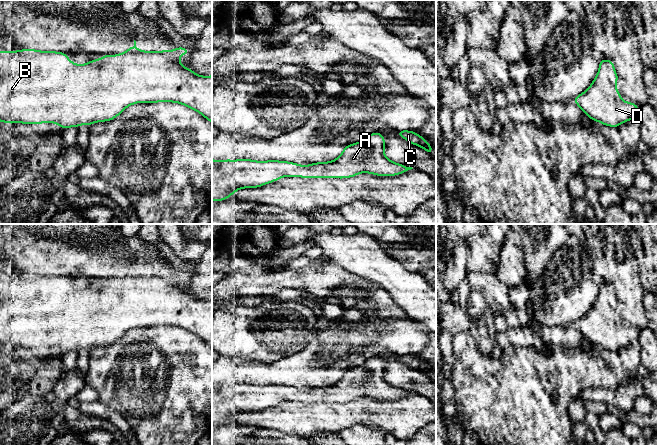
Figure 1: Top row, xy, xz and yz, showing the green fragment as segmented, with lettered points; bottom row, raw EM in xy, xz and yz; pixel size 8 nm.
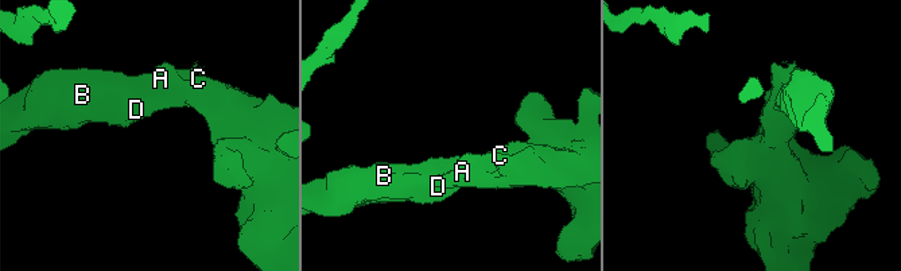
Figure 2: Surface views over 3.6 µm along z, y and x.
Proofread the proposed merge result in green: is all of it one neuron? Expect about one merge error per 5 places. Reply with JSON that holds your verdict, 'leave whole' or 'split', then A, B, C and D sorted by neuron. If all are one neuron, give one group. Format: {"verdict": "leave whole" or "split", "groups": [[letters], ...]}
{"verdict": "leave whole", "groups": [["A", "B", "C", "D"]]}

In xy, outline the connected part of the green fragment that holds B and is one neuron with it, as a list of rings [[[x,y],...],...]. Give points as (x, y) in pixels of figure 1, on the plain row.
[[[134,264],[134,270],[128,272],[125,276],[117,279],[102,279],[101,283],[94,283],[86,288],[74,288],[64,276],[56,275],[40,275],[35,273],[15,274],[9,276],[7,274],[0,275],[0,346],[4,347],[23,347],[27,349],[41,348],[41,347],[56,347],[62,353],[69,351],[79,351],[80,349],[90,350],[96,346],[112,345],[119,340],[128,330],[135,327],[157,327],[157,326],[173,326],[180,327],[192,334],[200,337],[204,342],[212,347],[212,299],[201,300],[196,298],[188,291],[181,289],[179,281],[187,279],[189,277],[188,272],[177,271],[174,274],[163,275],[144,275],[136,271],[136,265]]]

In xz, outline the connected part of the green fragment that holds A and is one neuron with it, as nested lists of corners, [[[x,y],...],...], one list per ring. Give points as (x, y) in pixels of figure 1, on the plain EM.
[[[380,356],[366,360],[362,365],[345,370],[342,377],[329,386],[317,386],[310,389],[299,389],[294,386],[251,383],[213,384],[212,383],[212,425],[228,423],[237,414],[257,412],[277,405],[285,400],[302,402],[350,402],[360,397],[370,397],[376,400],[396,400],[413,393],[388,383],[385,377],[385,363]]]

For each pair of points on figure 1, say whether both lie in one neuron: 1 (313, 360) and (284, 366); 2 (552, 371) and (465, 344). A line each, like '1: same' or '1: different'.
1: same
2: same

